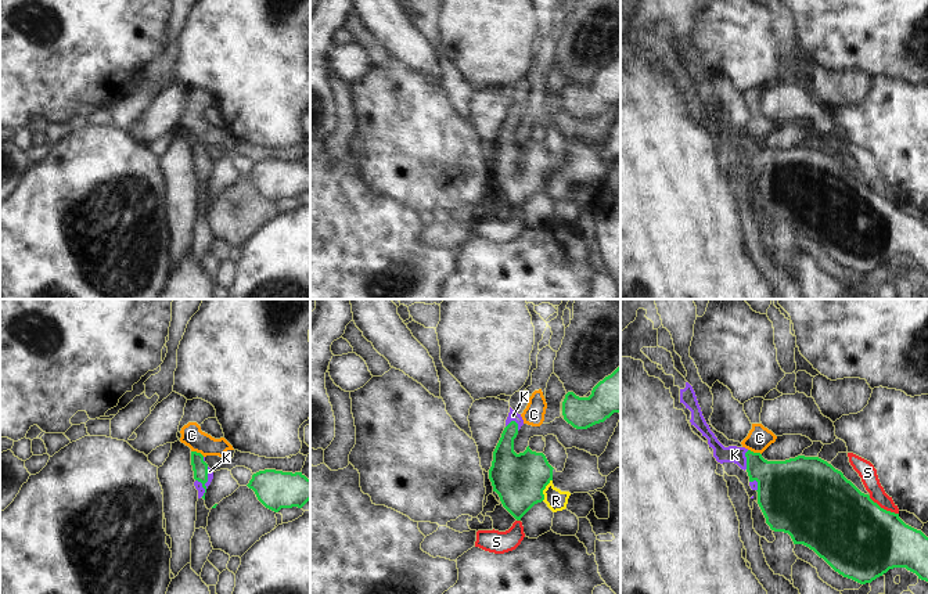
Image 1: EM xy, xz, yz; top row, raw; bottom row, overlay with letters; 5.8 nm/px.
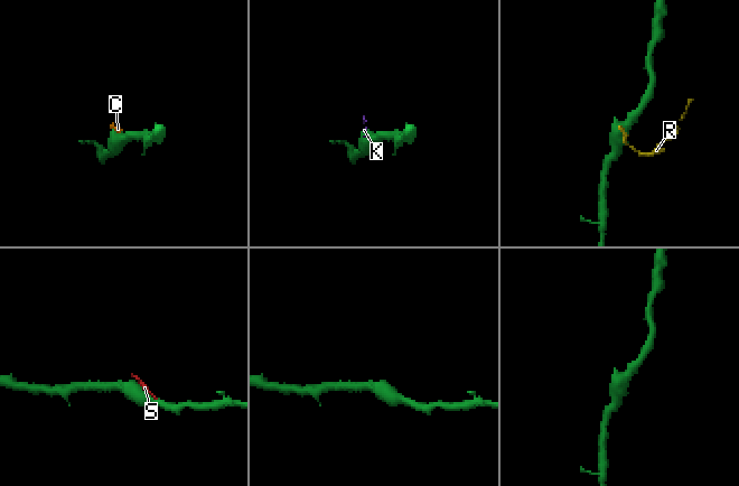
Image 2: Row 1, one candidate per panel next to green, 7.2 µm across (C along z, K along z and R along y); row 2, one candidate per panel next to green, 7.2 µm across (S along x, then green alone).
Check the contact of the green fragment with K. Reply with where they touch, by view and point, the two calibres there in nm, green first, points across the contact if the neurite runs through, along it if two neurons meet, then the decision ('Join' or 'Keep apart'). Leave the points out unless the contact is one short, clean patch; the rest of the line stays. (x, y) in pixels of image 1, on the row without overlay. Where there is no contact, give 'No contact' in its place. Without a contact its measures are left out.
Touches green at yz (747, 150). Thickness 280 nm (green) against 100 nm. Path across: yz (781, 175), (768, 168), (747, 150), (734, 144). Join.

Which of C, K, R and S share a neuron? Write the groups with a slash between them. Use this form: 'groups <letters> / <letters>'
groups C R / K / S

